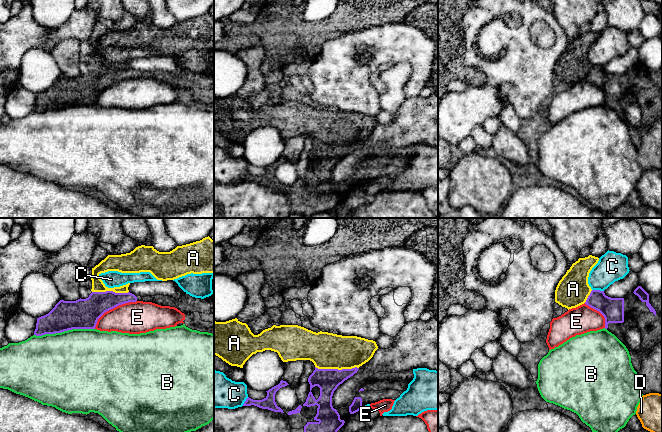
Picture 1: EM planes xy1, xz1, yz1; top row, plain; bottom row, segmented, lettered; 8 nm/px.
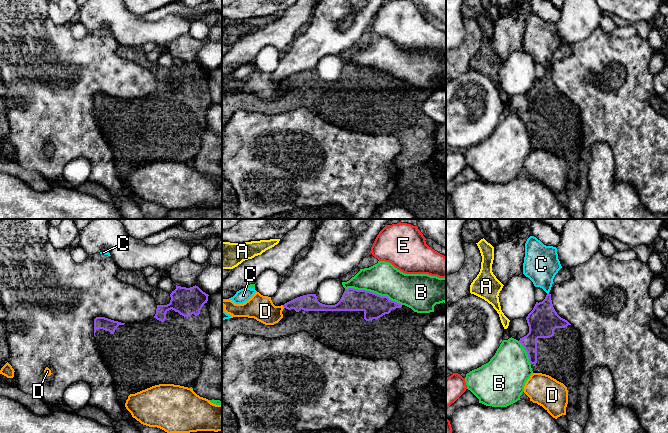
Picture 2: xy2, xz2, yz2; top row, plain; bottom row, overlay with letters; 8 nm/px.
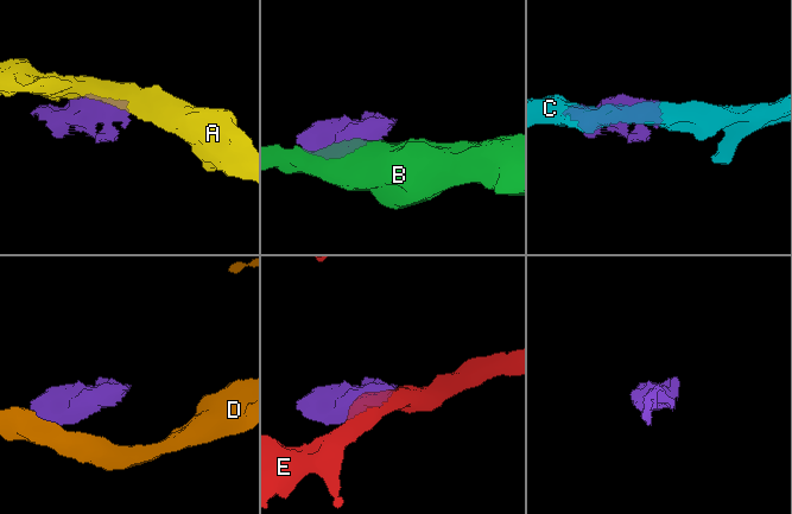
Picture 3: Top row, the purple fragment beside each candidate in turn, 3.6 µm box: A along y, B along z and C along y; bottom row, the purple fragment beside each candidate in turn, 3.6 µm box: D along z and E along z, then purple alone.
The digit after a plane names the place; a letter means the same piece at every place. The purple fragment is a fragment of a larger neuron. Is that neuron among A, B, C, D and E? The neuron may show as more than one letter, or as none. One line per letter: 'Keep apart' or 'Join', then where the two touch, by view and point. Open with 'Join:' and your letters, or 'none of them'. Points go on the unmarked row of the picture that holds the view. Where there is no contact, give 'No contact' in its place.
Join: none of them
A: Keep apart. Touches purple at xz1 (337, 145)
B: Keep apart. Touches purple at xy1 (64, 106)
C: Keep apart. Touches purple at yz1 (598, 66)
D: Keep apart. Touches purple at xz2 (283, 82)
E: Keep apart. Touches purple at xy1 (112, 84)

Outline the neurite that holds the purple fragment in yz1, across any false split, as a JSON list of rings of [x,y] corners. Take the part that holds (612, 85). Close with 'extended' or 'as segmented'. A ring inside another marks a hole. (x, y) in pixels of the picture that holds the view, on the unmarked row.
[[[641,62],[624,74],[611,74],[604,67],[592,66],[585,80],[604,92],[605,105],[623,120],[629,104],[640,106],[640,125],[629,128],[636,148],[641,145],[643,132],[656,120],[662,119],[662,93],[651,82],[649,70]]] | extended

